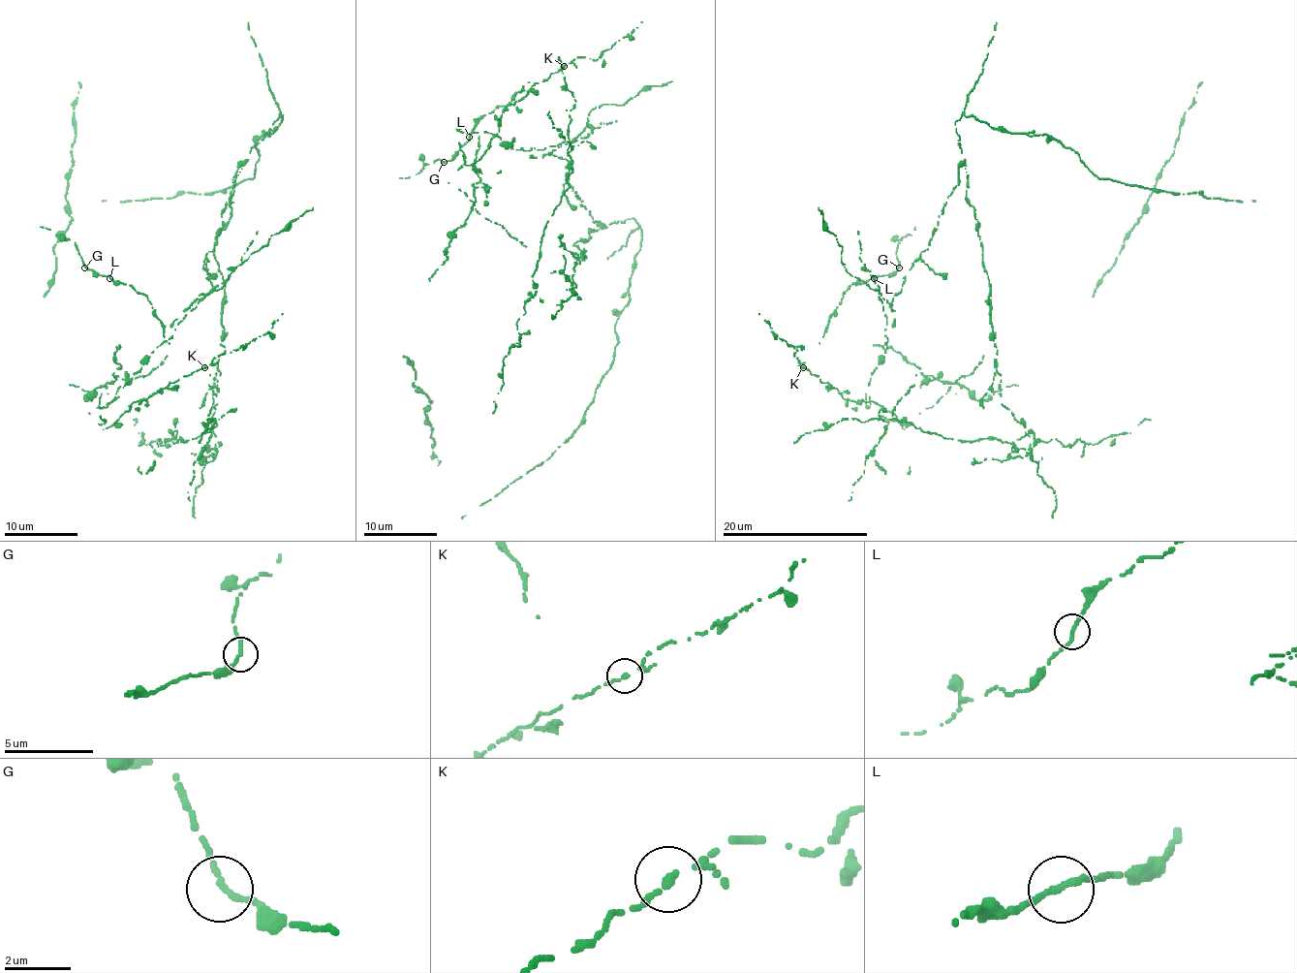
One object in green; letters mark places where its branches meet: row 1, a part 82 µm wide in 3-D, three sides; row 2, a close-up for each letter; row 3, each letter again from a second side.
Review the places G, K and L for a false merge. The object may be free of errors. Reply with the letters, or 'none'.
K

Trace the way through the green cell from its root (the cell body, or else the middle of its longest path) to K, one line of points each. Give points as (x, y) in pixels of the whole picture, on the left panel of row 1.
K: (225, 210), (206, 253), (212, 289), (103, 408), (107, 427), (134, 402), (204, 367)

